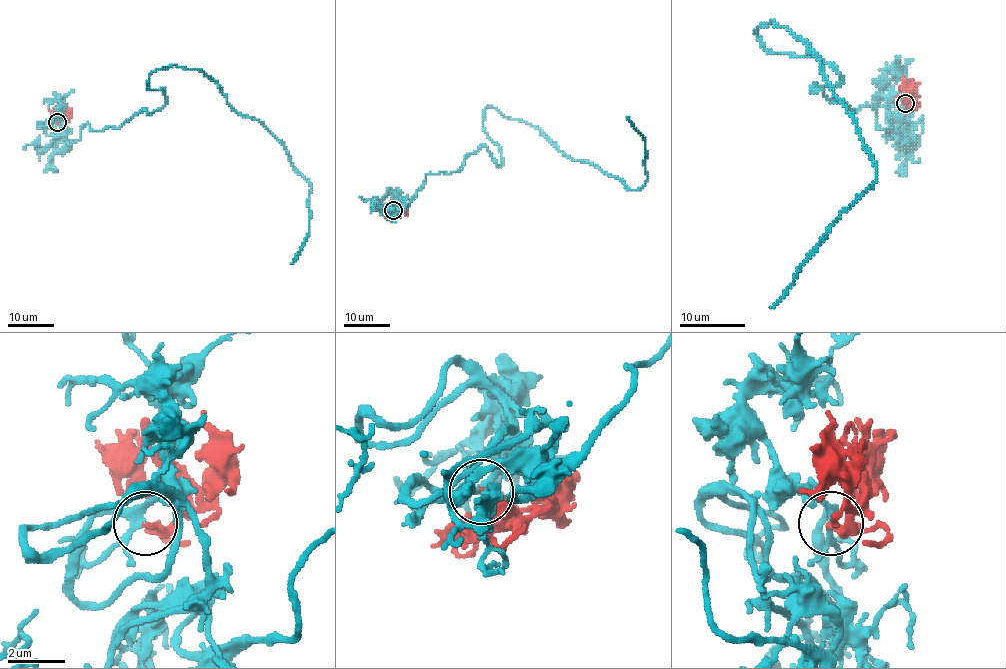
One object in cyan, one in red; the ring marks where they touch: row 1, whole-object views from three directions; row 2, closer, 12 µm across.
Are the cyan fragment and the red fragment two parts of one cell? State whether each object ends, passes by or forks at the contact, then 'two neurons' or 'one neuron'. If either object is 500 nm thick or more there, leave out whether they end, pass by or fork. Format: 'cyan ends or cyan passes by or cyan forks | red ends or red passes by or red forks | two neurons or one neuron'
cyan forks | red passes by | one neuron

